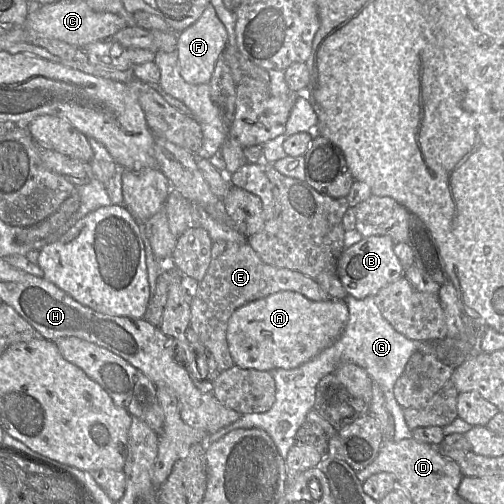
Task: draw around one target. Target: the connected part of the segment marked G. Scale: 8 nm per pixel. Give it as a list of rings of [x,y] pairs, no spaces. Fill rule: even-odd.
[[[347,295],[345,302],[349,310],[348,321],[342,335],[334,344],[299,367],[293,369],[276,368],[269,371],[276,384],[276,400],[271,409],[264,413],[241,415],[232,424],[209,434],[205,446],[214,443],[236,429],[260,428],[271,436],[280,455],[286,459],[289,449],[295,444],[295,435],[298,429],[307,420],[308,412],[314,408],[316,387],[319,381],[324,376],[334,373],[343,362],[351,362],[363,368],[381,388],[385,397],[386,408],[394,421],[393,441],[399,442],[413,438],[413,432],[408,428],[405,421],[404,409],[396,401],[394,387],[414,353],[435,353],[435,345],[439,343],[410,340],[397,332],[382,316],[375,303],[374,296],[358,300]],[[282,422],[289,423],[285,432],[279,431],[279,425]]]

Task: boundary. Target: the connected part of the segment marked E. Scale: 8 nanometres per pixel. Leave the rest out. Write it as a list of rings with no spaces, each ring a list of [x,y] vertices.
[[[213,242],[210,265],[190,303],[190,327],[222,371],[235,365],[226,338],[228,320],[233,312],[248,302],[280,291],[297,292],[312,301],[331,299],[312,278],[298,271],[277,268],[263,262],[249,243]]]

